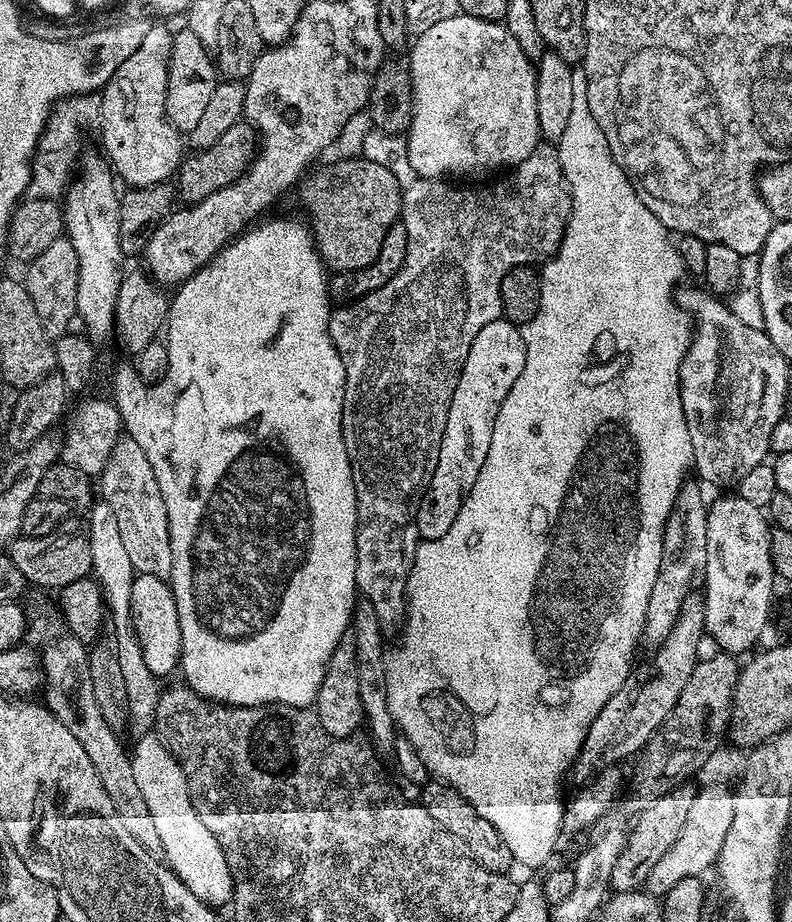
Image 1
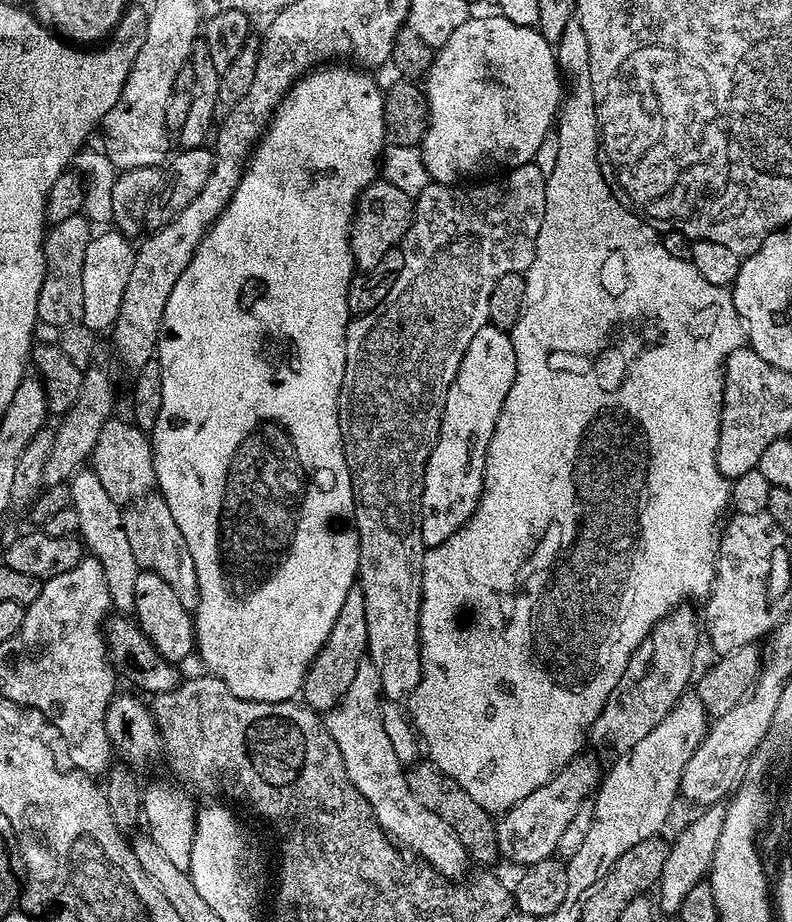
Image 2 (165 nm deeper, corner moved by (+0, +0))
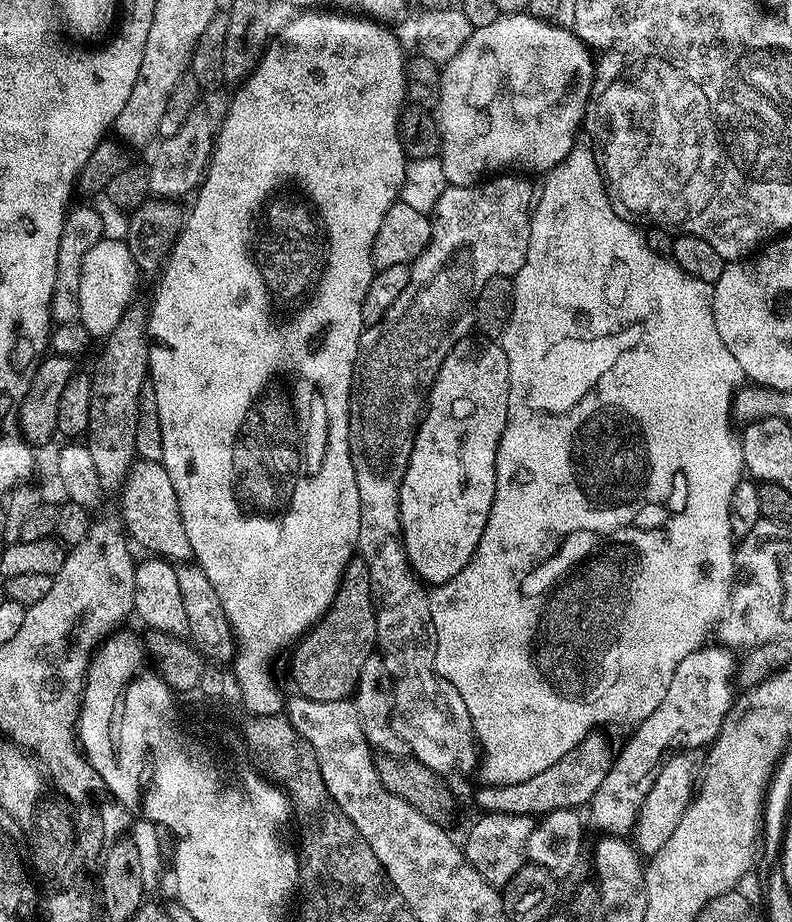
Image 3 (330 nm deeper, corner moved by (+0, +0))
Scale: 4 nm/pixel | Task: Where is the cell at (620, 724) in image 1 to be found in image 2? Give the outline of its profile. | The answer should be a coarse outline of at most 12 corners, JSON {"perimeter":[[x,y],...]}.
{"perimeter":[[573,758],[495,821],[496,850],[519,866],[556,852],[599,788]]}

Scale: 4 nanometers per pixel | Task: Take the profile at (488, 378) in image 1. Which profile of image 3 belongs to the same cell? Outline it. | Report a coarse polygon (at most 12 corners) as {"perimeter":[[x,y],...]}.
{"perimeter":[[465,338],[428,391],[400,487],[425,585],[470,562],[506,430],[503,343]]}

